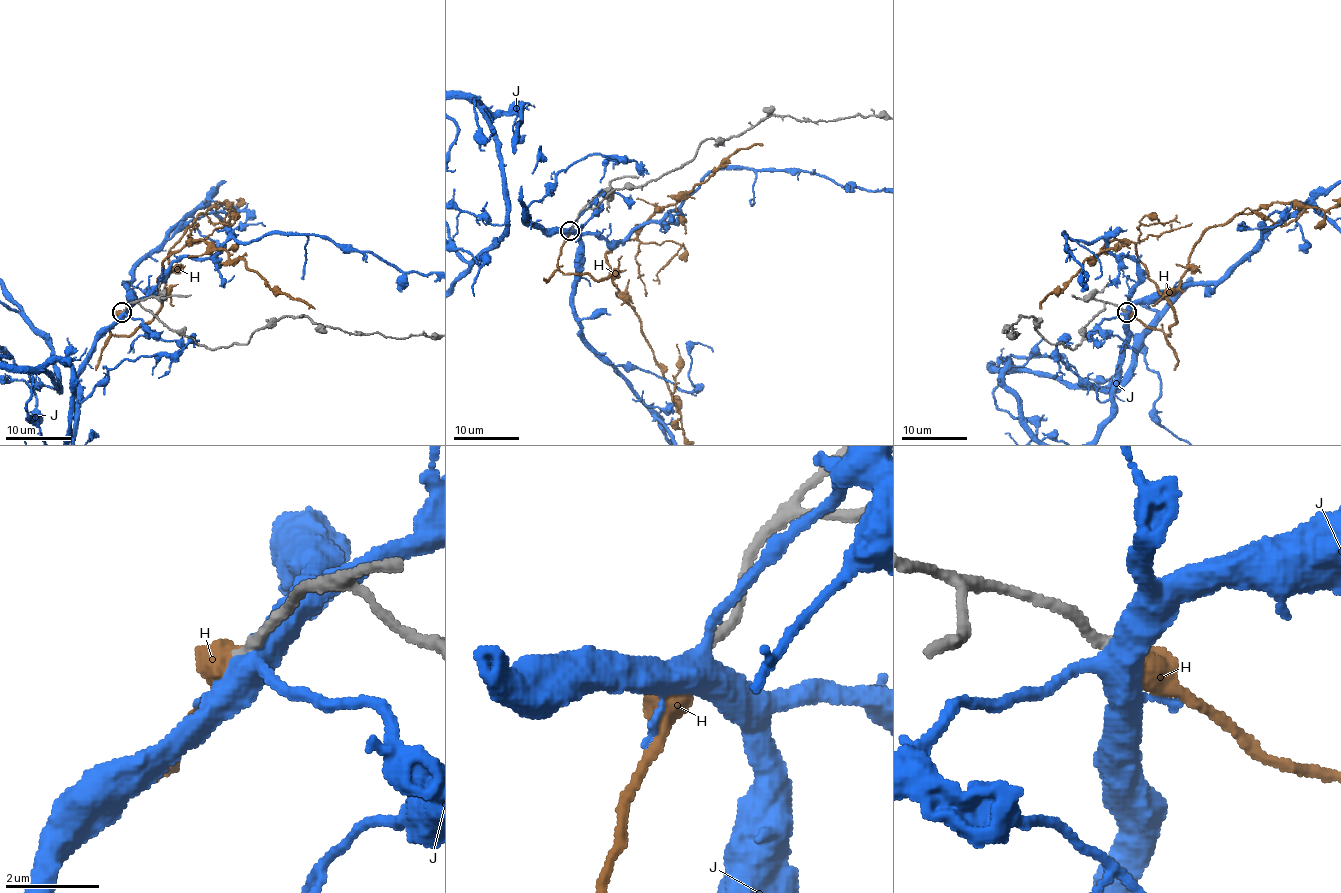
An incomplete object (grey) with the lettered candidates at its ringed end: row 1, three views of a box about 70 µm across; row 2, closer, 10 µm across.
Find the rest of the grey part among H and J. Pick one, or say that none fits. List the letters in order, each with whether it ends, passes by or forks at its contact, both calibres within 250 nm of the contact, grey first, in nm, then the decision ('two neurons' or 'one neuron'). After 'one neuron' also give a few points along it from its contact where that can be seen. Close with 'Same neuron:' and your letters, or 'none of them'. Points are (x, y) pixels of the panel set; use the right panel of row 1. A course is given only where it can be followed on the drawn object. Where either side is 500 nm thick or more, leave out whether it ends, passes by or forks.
H: 240 nm thick on the grey side, 550 nm on the other; one neuron; it runs (1126, 311), (1170, 336), (1168, 297), (1209, 228), (1273, 202), (1302, 210), (1283, 225), (1240, 213)
J: it forks there; 280 nm thick on the grey side, 480 nm on the other; two neurons
Same neuron: H

